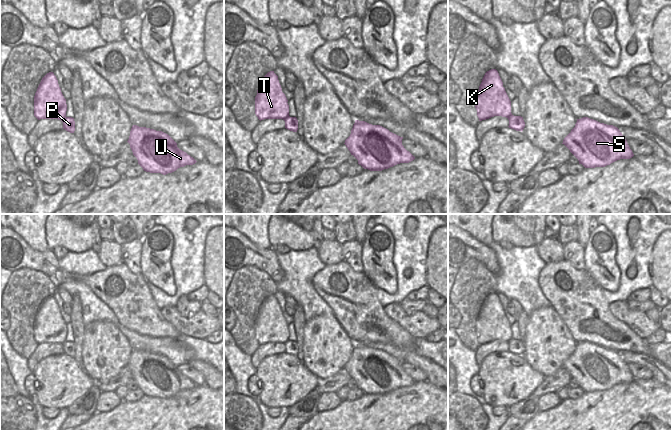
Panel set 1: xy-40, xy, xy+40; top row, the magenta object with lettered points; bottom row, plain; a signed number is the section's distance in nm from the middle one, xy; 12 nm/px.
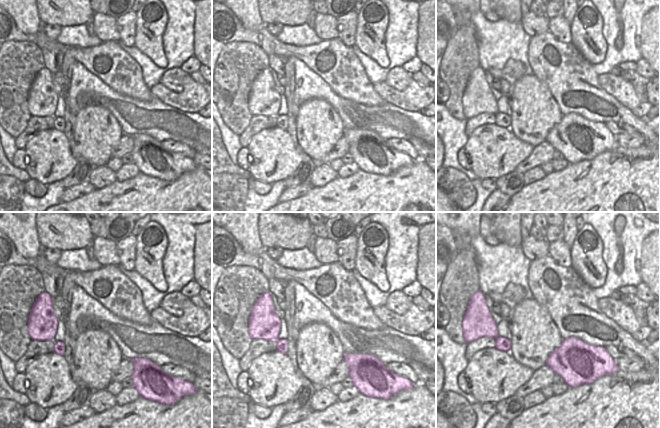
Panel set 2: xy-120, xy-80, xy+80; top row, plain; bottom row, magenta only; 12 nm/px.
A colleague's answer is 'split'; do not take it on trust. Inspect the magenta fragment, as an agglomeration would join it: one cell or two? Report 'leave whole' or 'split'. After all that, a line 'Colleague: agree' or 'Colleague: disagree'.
leave whole
Colleague: disagree

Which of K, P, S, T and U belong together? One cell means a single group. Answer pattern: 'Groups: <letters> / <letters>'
Groups: K P S T U.

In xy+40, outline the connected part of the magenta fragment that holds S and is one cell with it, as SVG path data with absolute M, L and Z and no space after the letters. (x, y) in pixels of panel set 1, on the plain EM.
M588 341L577 343L563 367L585 392L605 391L634 380L620 354Z

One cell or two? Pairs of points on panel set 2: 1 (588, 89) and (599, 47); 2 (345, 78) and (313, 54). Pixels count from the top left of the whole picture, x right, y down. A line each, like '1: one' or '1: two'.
1: two
2: one

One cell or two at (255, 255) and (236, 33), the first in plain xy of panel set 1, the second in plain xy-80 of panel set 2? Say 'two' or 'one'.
one

